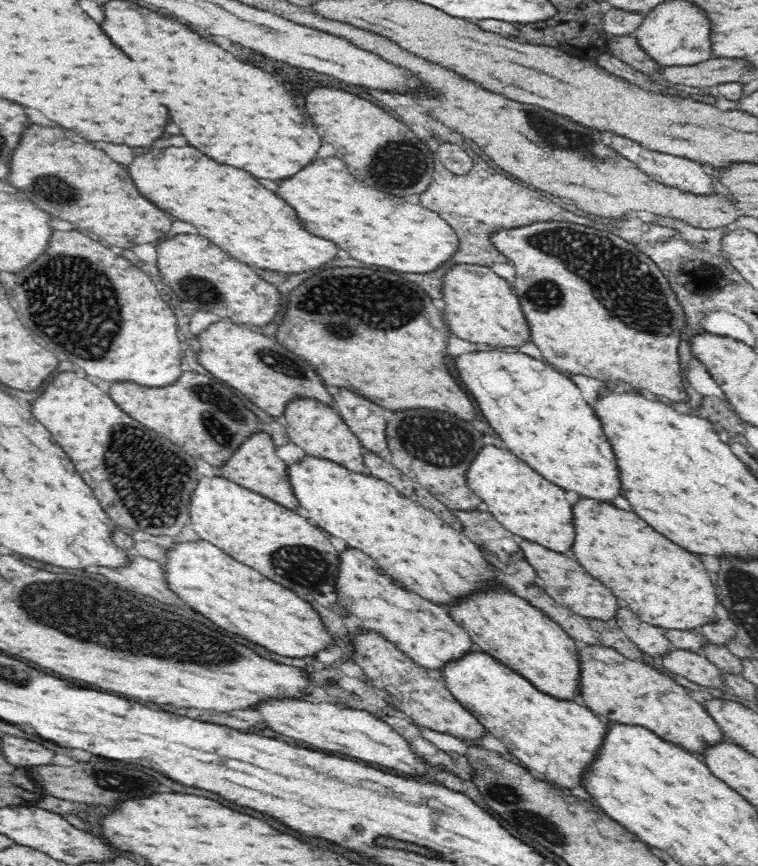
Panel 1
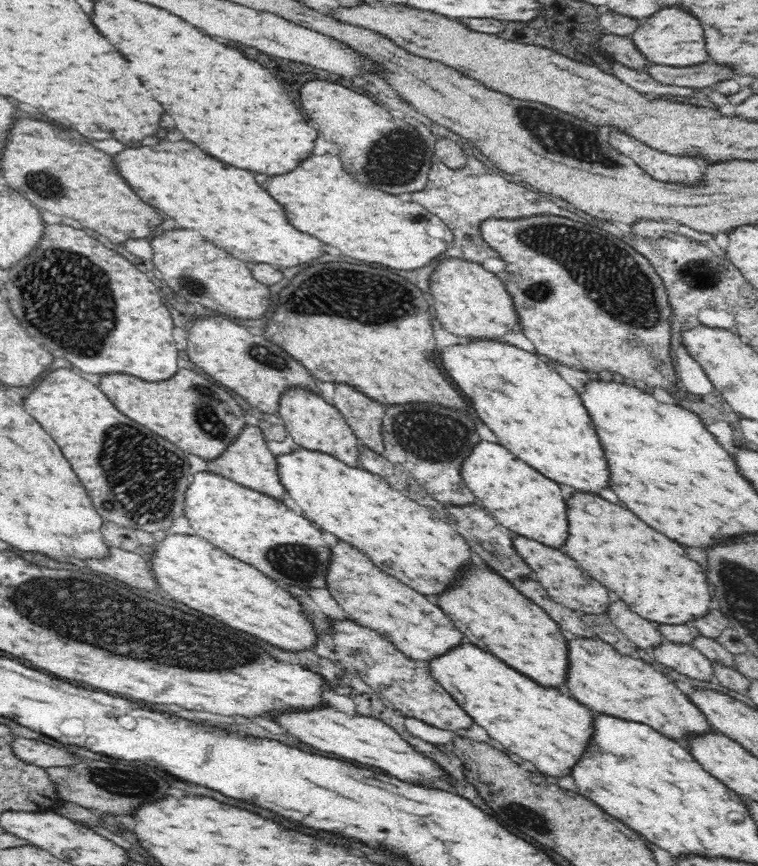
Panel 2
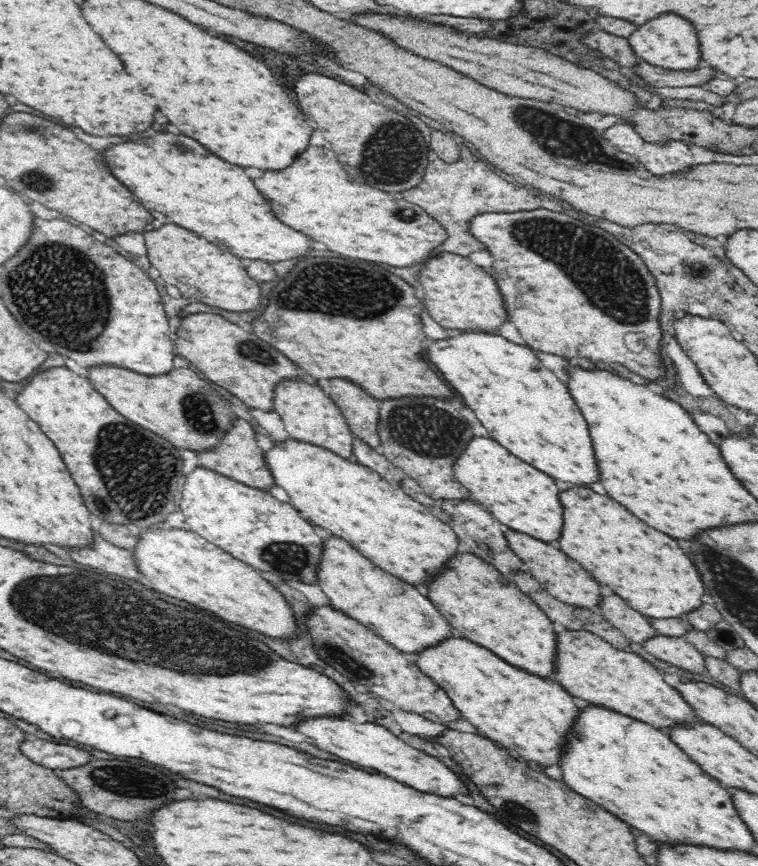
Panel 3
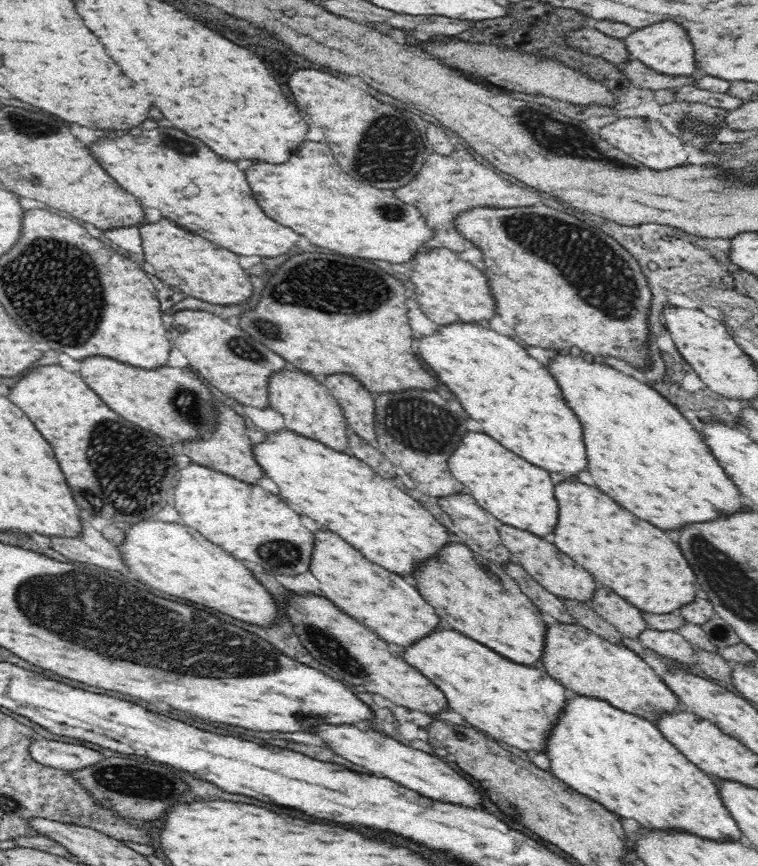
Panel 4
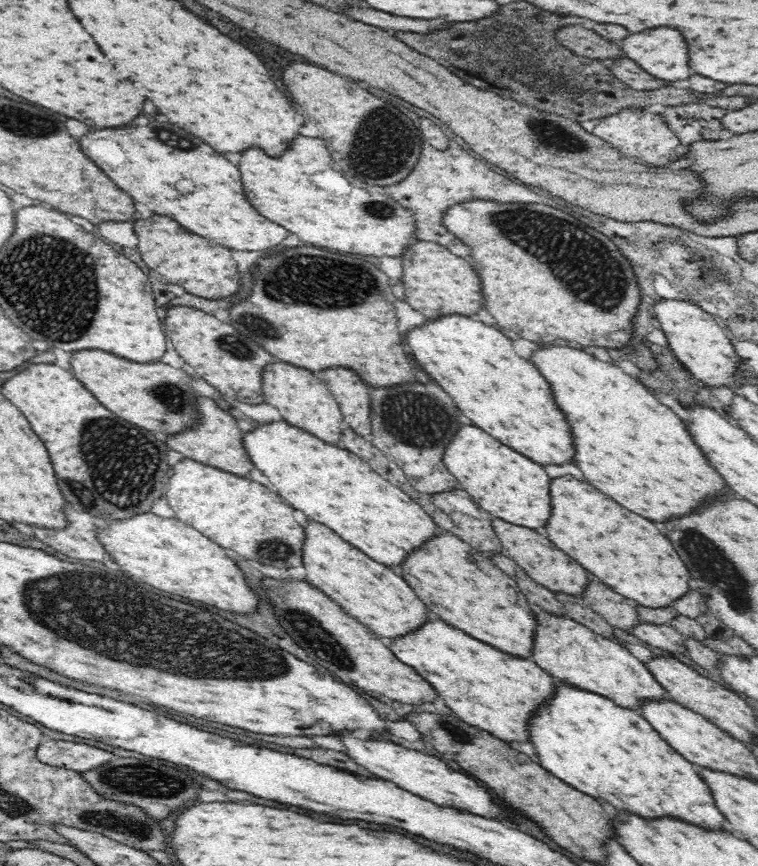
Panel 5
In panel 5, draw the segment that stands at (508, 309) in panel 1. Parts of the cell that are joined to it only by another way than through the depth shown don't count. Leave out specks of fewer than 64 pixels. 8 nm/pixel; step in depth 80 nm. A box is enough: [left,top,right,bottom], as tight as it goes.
[400,240,485,320]

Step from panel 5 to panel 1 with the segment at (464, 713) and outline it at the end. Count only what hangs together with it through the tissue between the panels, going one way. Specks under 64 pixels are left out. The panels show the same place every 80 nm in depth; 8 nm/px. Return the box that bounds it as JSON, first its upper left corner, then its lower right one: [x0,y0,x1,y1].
[441,651,610,792]

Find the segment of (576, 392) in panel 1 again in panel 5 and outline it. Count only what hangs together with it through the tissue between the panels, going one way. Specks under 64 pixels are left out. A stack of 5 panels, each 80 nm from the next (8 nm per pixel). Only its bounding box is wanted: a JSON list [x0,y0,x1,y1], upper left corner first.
[408,316,576,466]

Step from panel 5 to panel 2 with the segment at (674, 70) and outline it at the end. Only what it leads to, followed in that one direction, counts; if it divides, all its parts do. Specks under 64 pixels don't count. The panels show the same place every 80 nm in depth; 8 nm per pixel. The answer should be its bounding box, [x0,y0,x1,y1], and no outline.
[632,6,710,66]

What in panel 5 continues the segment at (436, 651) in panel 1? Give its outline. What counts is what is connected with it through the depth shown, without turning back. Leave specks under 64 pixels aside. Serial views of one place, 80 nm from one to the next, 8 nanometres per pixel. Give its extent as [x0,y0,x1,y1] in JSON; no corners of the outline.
[304,520,428,642]

